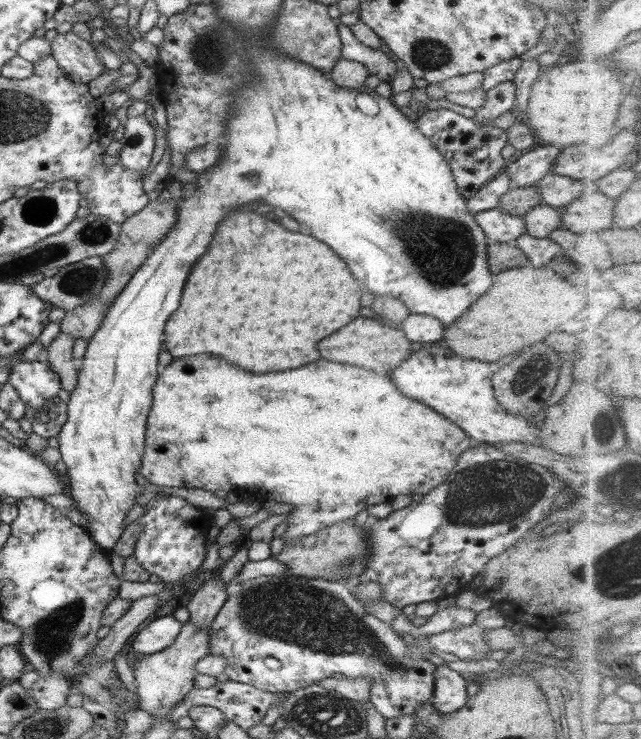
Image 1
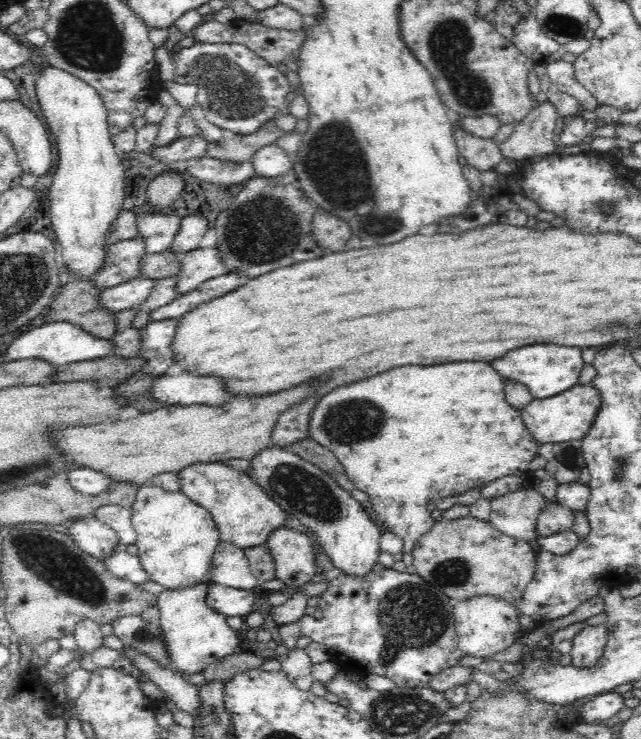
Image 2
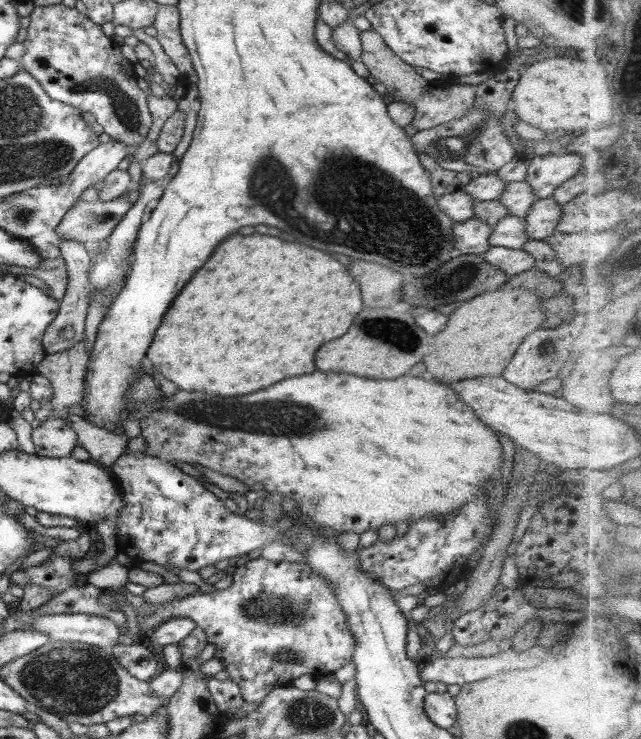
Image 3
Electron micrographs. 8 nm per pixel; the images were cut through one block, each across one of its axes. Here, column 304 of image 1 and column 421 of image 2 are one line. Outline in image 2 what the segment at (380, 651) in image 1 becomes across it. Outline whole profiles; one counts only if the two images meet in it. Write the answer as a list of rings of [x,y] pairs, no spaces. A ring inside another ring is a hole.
[[[376,563],[366,576],[348,576],[342,571],[319,595],[318,606],[322,609],[323,618],[304,615],[297,624],[302,635],[326,646],[329,658],[340,670],[353,671],[356,676],[378,674],[394,681],[400,690],[416,689],[429,687],[432,676],[458,665],[465,656],[455,641],[453,608],[457,601],[415,572],[399,572]]]

